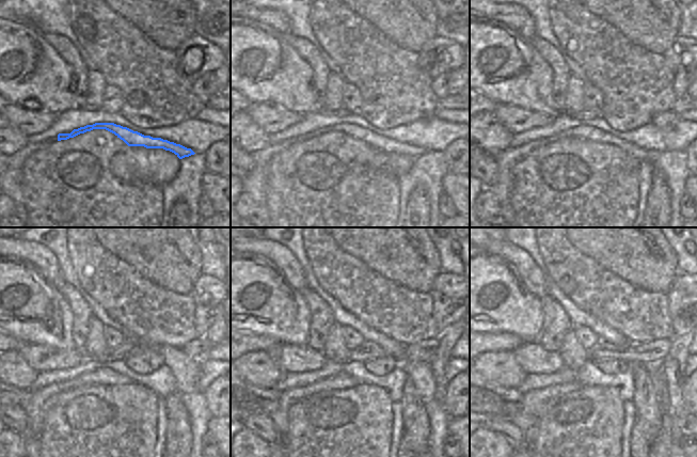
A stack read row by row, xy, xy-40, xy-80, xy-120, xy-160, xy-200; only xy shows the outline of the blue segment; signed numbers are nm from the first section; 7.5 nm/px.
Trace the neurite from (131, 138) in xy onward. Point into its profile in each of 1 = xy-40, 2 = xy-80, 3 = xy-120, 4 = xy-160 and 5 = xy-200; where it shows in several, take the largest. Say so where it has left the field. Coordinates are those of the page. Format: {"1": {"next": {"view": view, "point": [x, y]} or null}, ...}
{"1": {"next": {"view": "xy-40", "point": [381, 143]}}, "2": {"next": {"view": "xy-80", "point": [592, 134]}}, "3": {"next": {"view": "xy-120", "point": [34, 410]}}, "4": {"next": {"view": "xy-160", "point": [339, 381]}}, "5": {"next": {"view": "xy-200", "point": [533, 406]}}}

